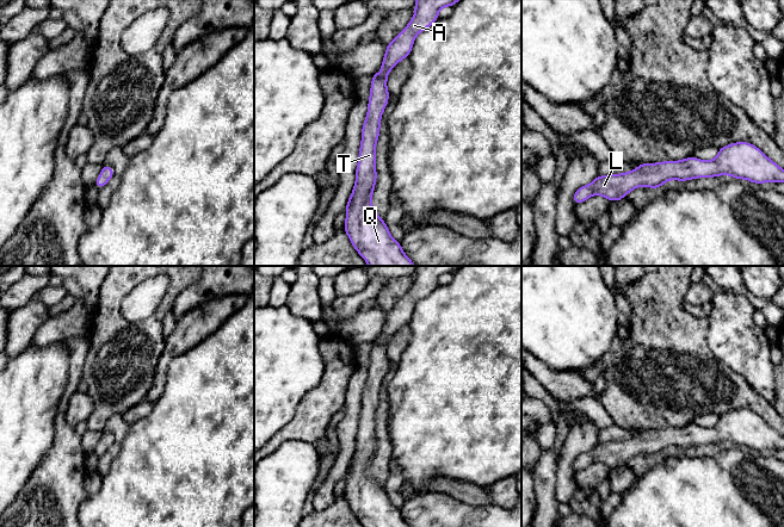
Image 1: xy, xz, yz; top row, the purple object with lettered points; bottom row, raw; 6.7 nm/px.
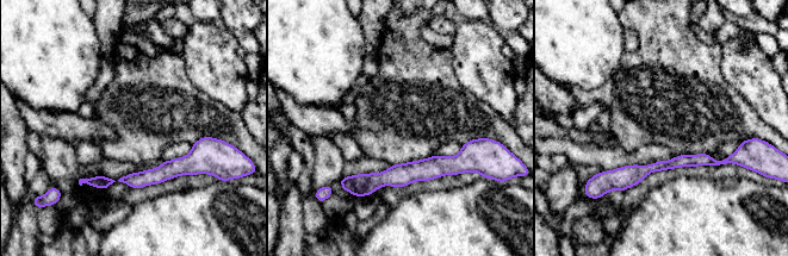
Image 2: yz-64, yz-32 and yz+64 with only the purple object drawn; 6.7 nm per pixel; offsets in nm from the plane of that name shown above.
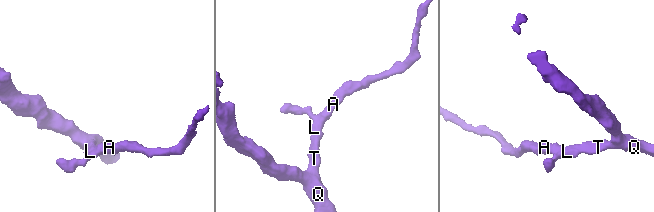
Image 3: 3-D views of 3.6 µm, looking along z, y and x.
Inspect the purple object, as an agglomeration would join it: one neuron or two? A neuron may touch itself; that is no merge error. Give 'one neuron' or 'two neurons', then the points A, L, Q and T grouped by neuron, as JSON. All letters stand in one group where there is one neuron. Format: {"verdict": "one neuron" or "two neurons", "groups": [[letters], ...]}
{"verdict": "one neuron", "groups": [["A", "L", "Q", "T"]]}

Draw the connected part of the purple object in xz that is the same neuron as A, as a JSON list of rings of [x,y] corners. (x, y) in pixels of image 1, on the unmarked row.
[[[416,266],[414,272],[415,280],[408,292],[387,312],[383,329],[381,331],[382,341],[375,339],[371,348],[370,365],[368,371],[368,383],[364,386],[362,396],[362,409],[359,415],[358,433],[356,435],[356,451],[346,472],[346,486],[344,498],[347,501],[352,513],[364,527],[410,527],[402,517],[401,510],[394,507],[384,486],[378,484],[374,477],[372,459],[375,457],[376,440],[376,410],[379,403],[381,384],[389,367],[387,356],[387,346],[390,337],[403,326],[408,324],[414,305],[428,296],[439,286],[438,279],[443,274],[453,273],[462,266]]]

